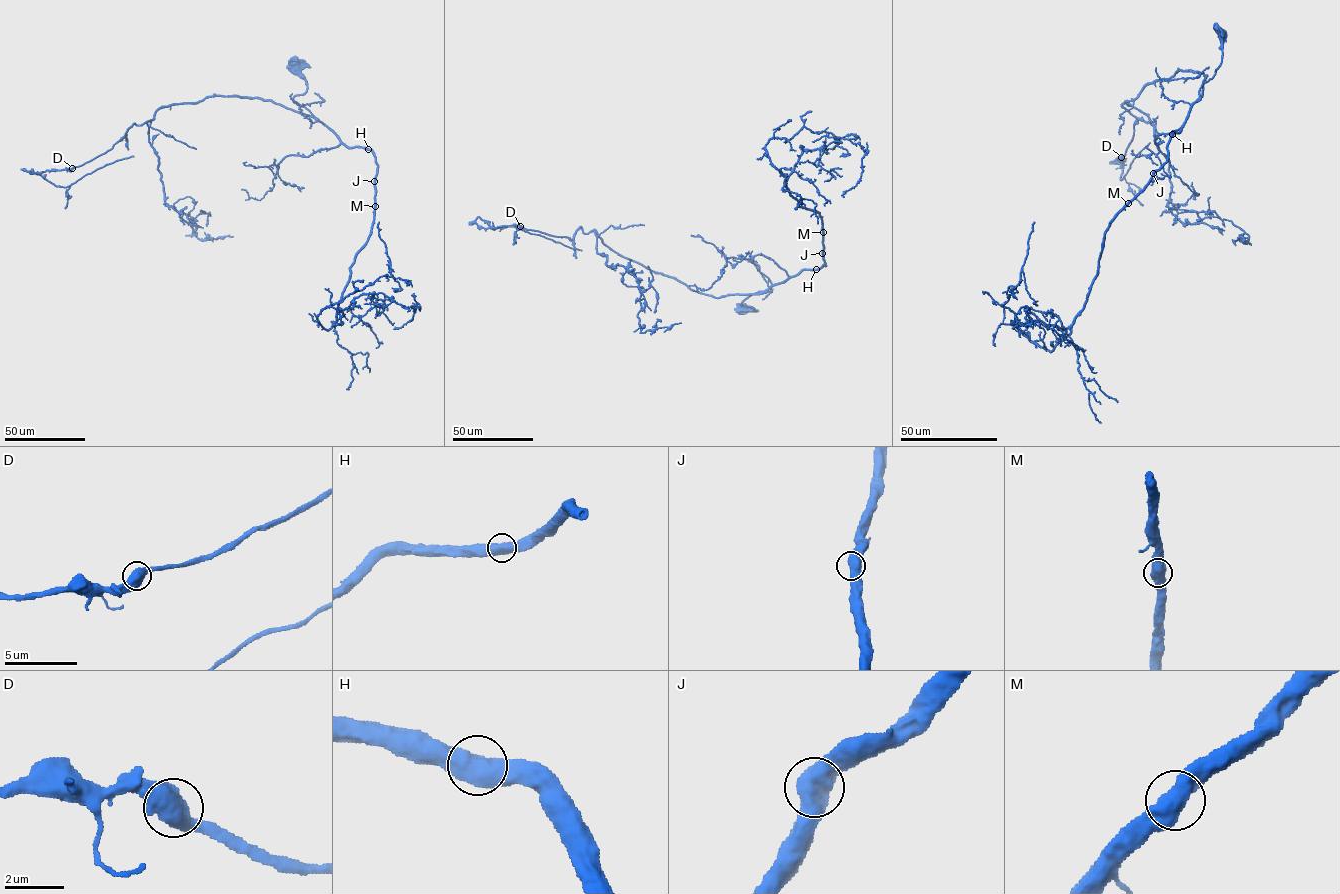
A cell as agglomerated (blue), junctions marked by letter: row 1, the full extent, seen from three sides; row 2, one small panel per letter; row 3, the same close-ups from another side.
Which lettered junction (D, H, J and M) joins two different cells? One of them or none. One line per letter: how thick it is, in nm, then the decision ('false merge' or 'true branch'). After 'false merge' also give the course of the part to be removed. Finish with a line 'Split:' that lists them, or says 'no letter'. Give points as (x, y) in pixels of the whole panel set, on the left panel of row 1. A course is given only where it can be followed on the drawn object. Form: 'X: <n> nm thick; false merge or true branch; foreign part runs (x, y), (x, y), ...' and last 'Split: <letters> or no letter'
D: 700 nm thick; true branch
H: 600 nm thick; true branch
J: 700 nm thick; true branch
M: 650 nm thick; true branch
Split: no letter

